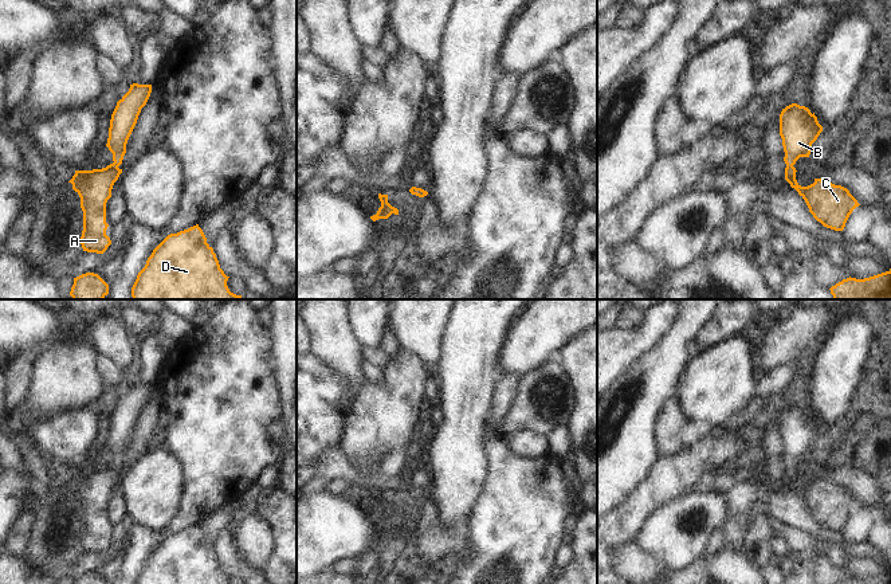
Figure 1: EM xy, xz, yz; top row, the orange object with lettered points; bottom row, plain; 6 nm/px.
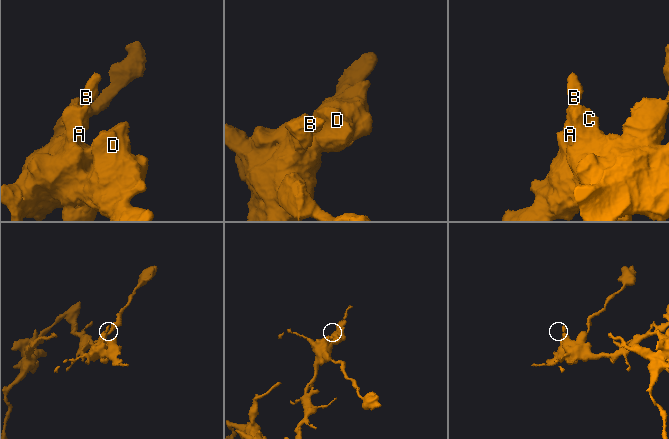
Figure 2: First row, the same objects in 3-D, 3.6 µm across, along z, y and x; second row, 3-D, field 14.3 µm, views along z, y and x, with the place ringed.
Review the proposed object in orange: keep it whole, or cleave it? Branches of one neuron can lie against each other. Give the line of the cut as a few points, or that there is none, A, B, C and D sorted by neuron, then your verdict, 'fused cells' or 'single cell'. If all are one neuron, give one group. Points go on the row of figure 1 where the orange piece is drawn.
cut none; groups A B C D; single cell

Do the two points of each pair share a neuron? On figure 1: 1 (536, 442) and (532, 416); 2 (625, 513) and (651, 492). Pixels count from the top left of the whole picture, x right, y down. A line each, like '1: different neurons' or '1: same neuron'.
1: different neurons
2: same neuron

